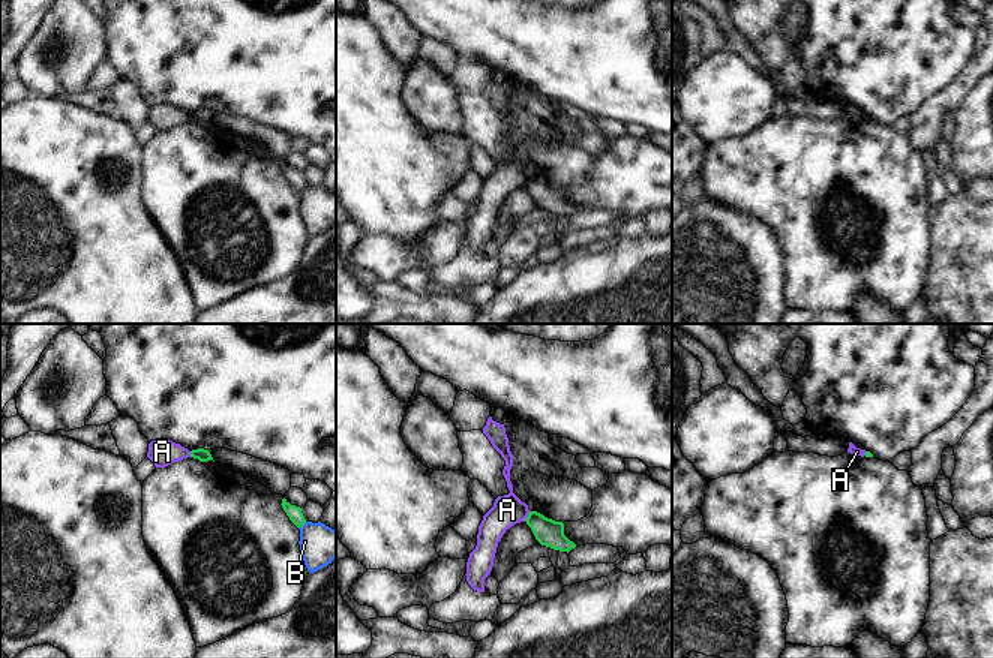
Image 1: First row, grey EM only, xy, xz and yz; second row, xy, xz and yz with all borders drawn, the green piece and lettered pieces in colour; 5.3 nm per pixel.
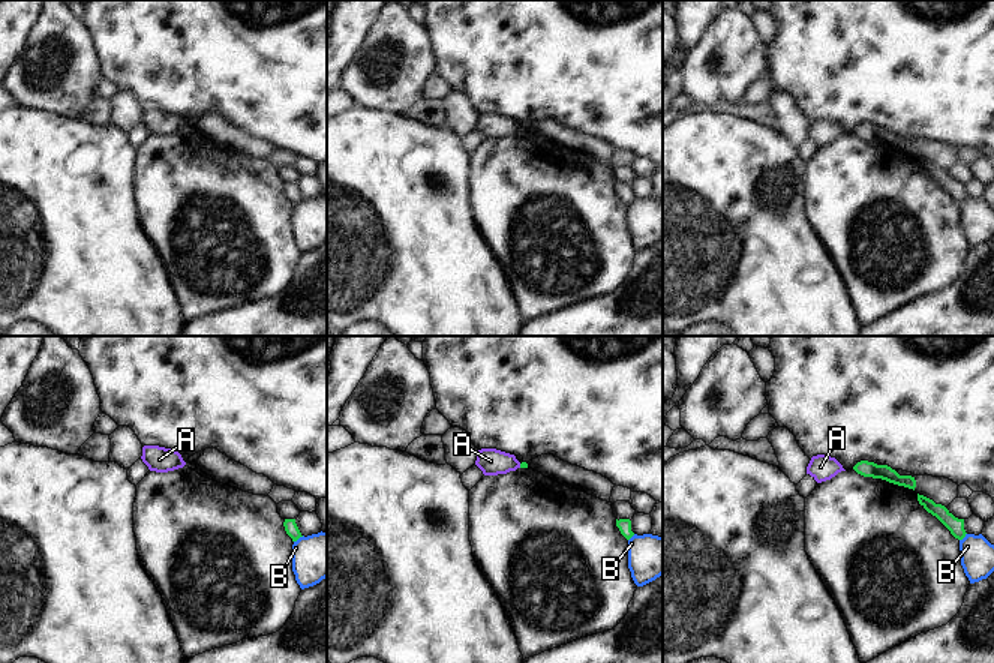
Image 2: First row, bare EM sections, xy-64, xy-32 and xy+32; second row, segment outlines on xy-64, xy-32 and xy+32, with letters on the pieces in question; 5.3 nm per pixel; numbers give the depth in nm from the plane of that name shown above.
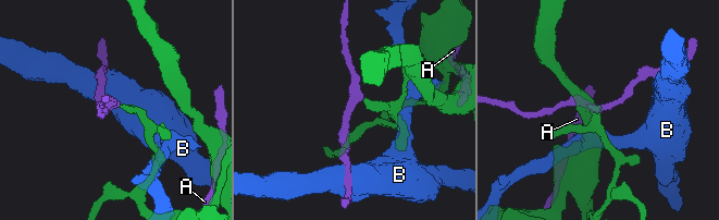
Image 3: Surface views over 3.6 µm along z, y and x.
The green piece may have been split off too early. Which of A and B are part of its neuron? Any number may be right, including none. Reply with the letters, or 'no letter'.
no letter

